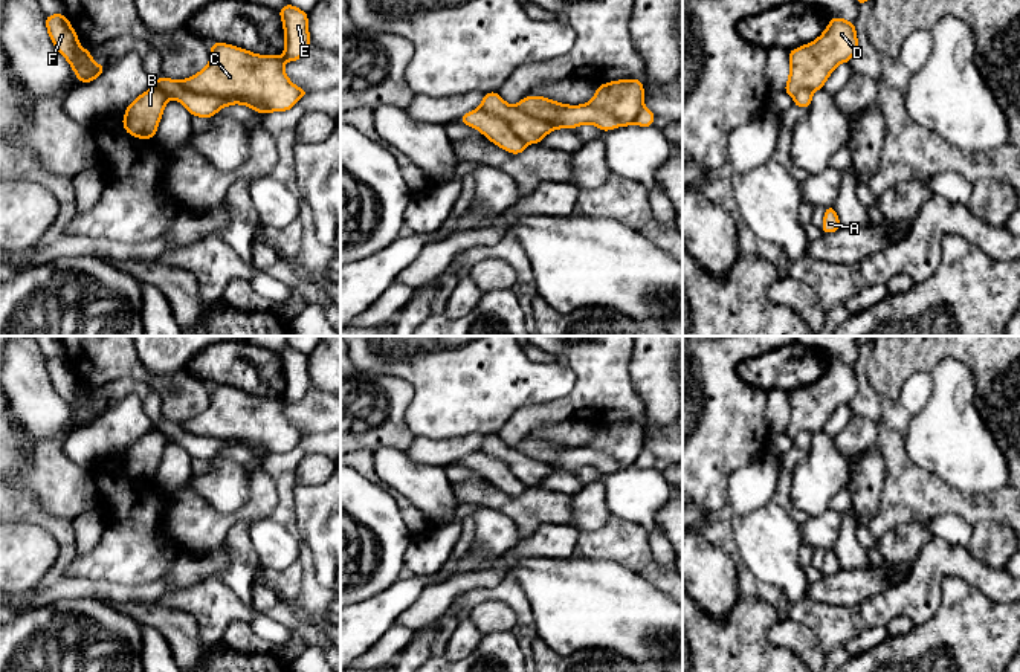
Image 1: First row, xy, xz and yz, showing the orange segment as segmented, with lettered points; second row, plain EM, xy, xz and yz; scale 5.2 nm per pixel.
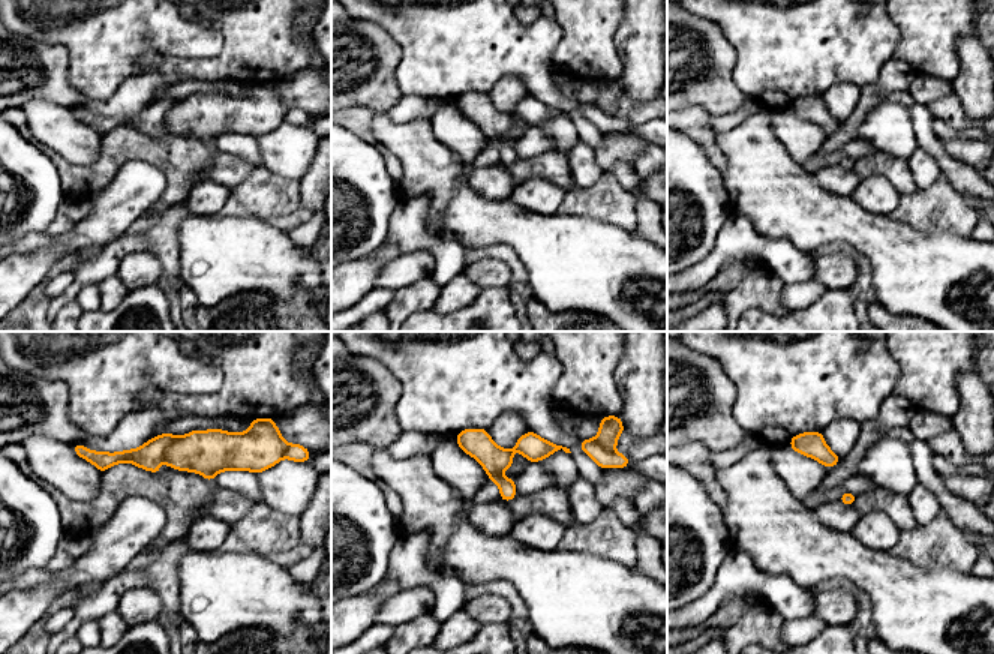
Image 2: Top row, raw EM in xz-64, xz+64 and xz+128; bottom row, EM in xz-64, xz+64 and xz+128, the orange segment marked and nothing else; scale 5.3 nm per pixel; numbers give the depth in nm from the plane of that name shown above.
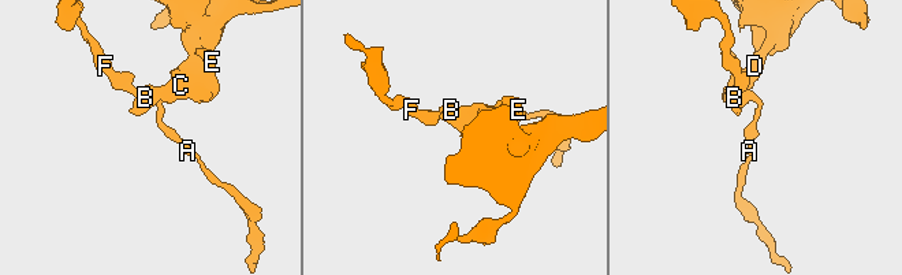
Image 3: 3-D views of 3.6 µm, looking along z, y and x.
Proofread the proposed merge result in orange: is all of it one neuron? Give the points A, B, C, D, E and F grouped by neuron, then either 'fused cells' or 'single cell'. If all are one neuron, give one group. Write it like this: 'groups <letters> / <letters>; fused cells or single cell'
groups A E F / B C D; fused cells

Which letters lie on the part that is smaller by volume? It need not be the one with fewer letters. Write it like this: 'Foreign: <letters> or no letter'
Foreign: A, E, F

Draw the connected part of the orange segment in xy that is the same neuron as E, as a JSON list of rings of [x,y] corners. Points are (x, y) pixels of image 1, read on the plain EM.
[[[290,345],[278,351],[278,354],[282,360],[286,380],[282,400],[284,403],[301,402],[307,391],[311,388],[307,370],[308,356],[295,350]]]

